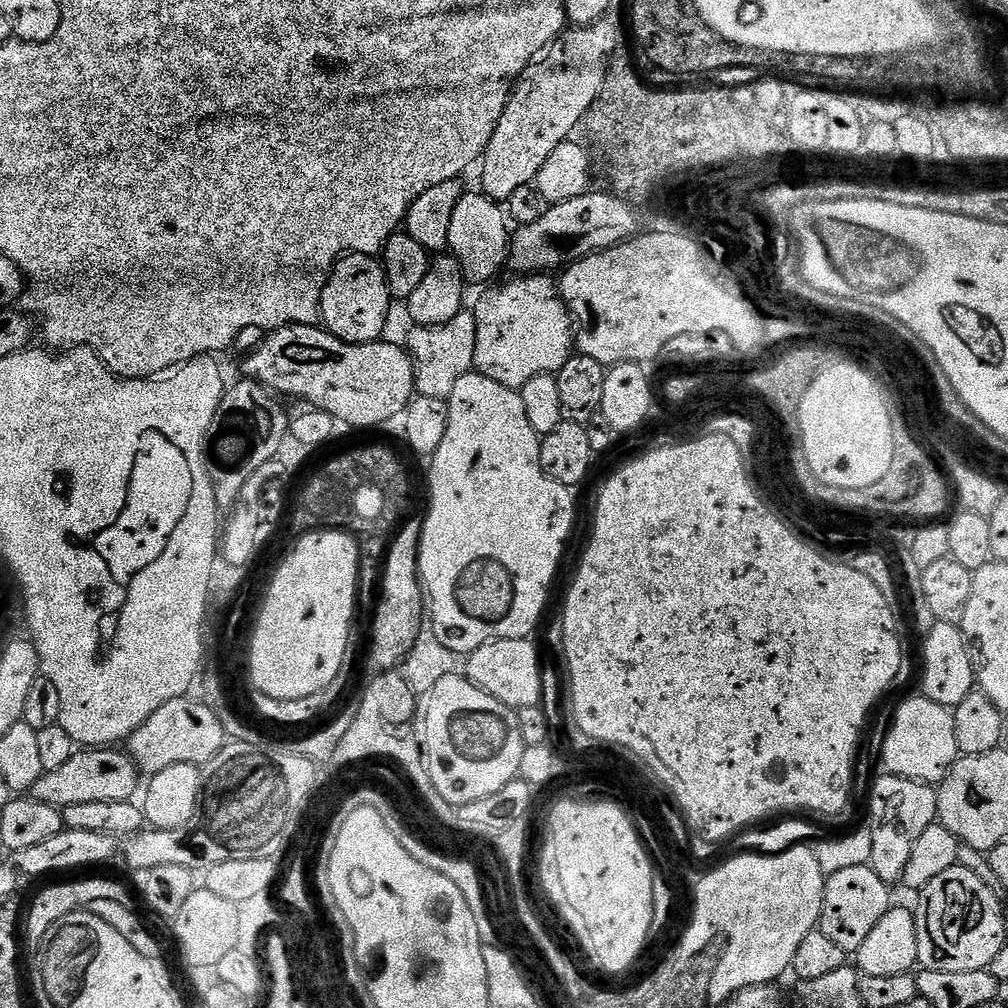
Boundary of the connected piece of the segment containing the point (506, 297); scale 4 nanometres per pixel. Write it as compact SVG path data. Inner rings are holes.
M520 274L501 288L492 286L474 307L477 322L477 346L474 368L502 386L519 390L535 376L560 371L574 355L572 313L560 296L555 279L548 274Z

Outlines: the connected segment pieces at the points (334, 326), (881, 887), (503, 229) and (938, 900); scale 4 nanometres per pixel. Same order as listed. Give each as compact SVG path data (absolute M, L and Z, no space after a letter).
M349 252L336 261L322 290L320 319L326 331L347 344L374 344L388 324L388 307L394 297L388 289L383 263L376 256Z
M871 865L846 867L844 870L829 873L825 879L823 914L819 929L836 945L842 946L845 954L854 954L866 942L867 935L879 919L892 907L891 889L879 878Z
M469 191L460 199L458 206L454 206L454 214L448 223L448 248L462 266L464 279L469 285L488 286L509 263L510 228L508 232L504 212L500 209L503 207L490 197L476 192Z
M962 867L938 874L934 882L919 889L920 908L916 912L919 967L930 970L991 969L998 950L1006 947L1004 940L1004 908L1001 897L982 883L978 874Z

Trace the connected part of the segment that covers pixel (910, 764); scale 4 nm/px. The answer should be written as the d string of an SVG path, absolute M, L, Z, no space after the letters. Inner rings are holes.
M917 694L896 712L892 729L884 740L884 768L890 776L901 776L923 784L939 785L958 759L952 712L938 702Z

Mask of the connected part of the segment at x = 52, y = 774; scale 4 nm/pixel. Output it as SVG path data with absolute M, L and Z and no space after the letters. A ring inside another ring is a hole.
M112 746L90 748L76 751L66 766L45 772L34 782L30 796L61 810L78 802L122 802L135 797L136 787L137 792L141 787L140 779L142 773L127 751Z

